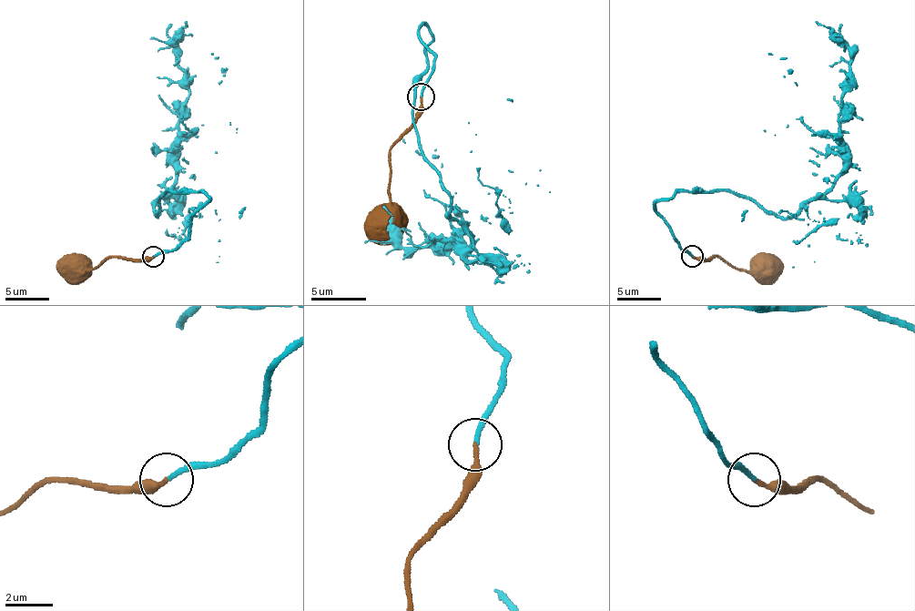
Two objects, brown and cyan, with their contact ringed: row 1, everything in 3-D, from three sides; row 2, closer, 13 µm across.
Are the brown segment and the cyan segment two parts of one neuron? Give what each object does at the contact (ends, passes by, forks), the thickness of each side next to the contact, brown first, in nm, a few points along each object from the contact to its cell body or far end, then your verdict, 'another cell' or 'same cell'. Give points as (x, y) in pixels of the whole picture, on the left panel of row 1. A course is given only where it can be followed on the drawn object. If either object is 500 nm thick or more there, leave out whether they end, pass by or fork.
brown ends | cyan ends | 190/190 nm | brown via (154, 257), (109, 259), (88, 270), (76, 268) | cyan via (154, 257), (184, 240), (208, 201), (164, 190), (155, 215), (175, 178), (188, 94), (177, 66), (185, 21) | same cell

